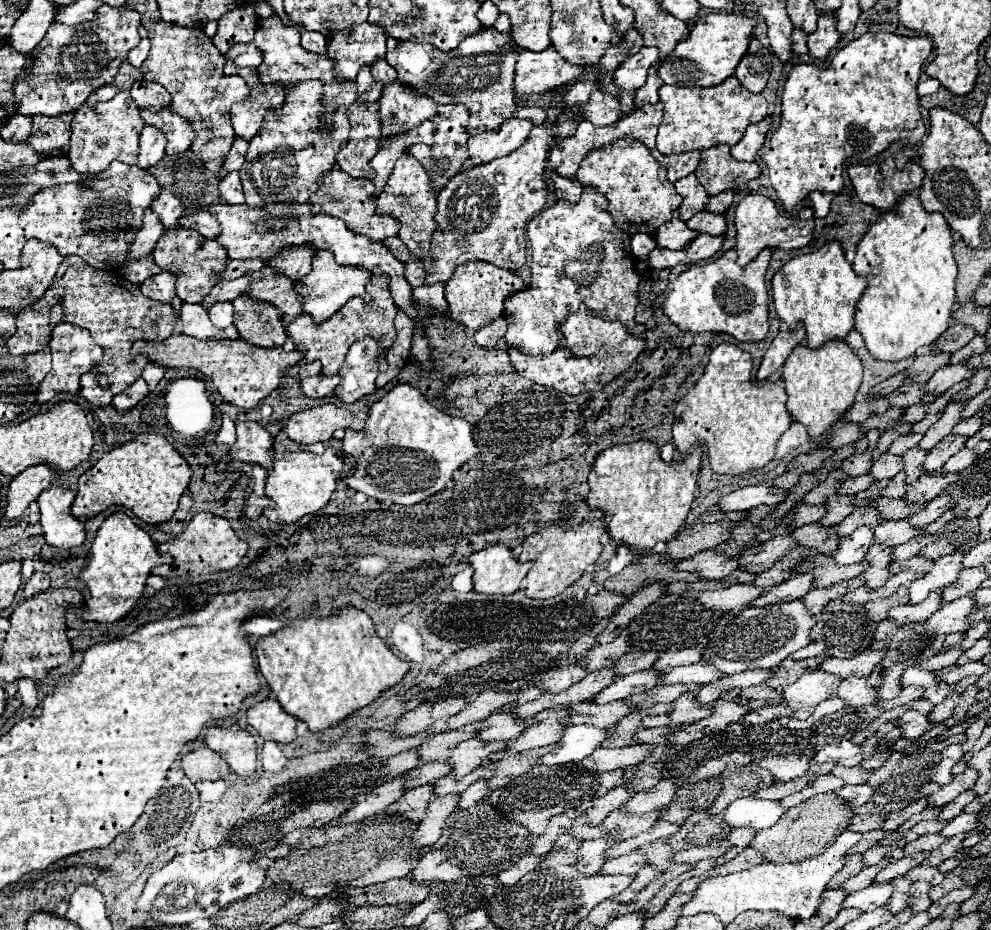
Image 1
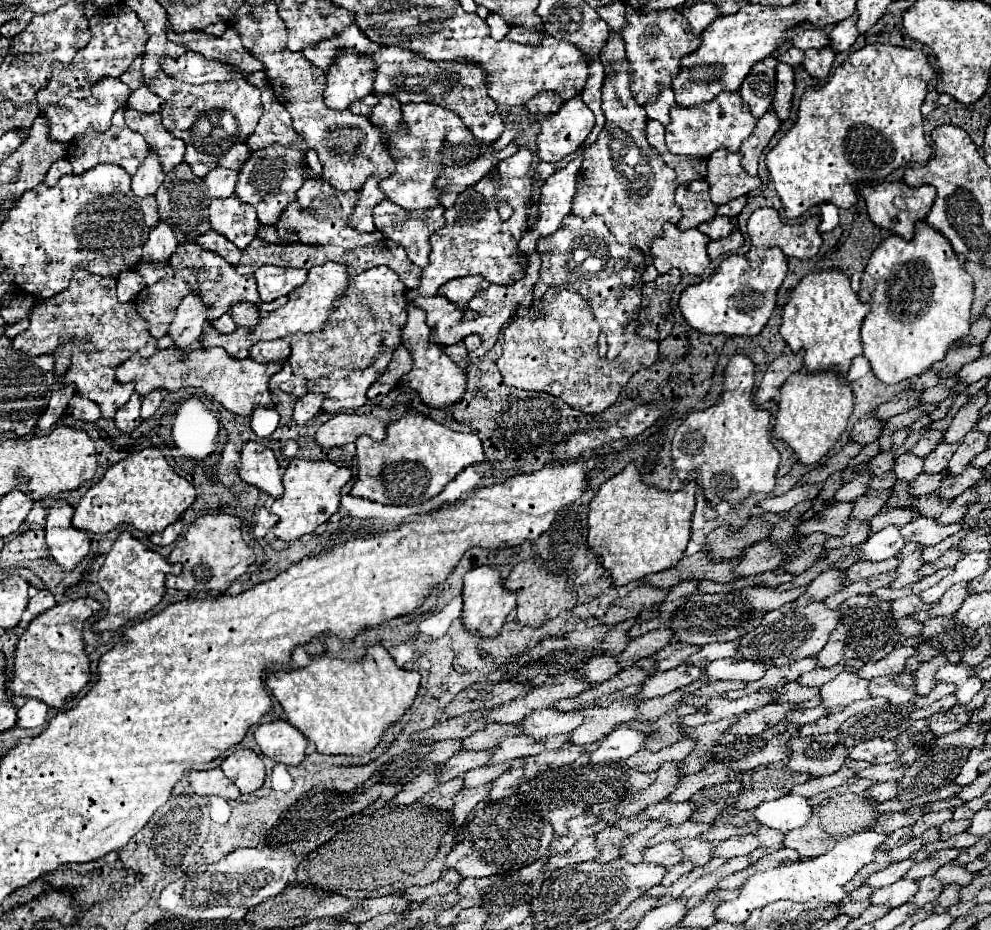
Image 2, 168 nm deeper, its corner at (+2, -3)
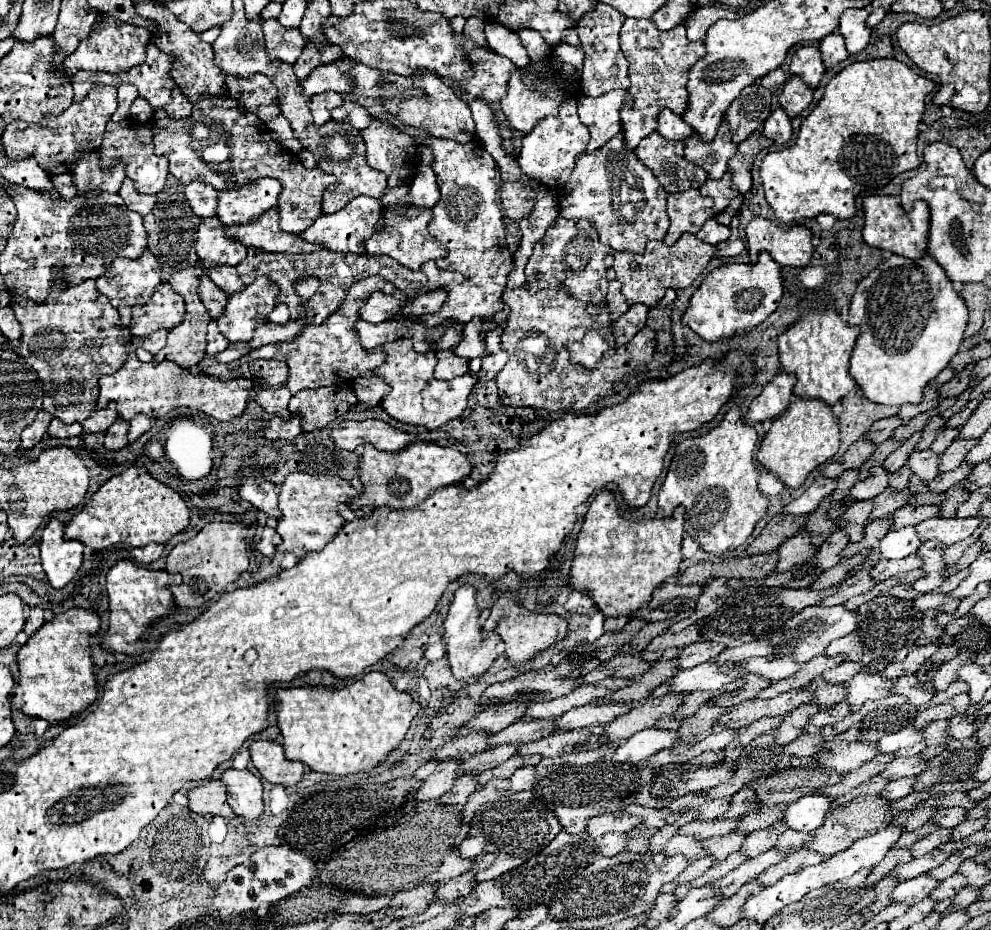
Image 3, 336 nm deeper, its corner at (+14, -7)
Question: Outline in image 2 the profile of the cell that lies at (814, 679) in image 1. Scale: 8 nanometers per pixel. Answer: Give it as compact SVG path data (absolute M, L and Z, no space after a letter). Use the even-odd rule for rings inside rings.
M842 671L838 677L824 683L818 691L820 691L820 707L824 707L828 713L836 713L852 701L866 699L868 681L856 677L850 671Z

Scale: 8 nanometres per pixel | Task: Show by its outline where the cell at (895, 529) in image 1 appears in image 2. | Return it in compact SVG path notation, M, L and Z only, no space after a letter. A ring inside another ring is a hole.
M918 517L912 523L906 523L900 527L902 529L902 537L908 543L922 543L922 545L936 545L938 541L954 535L960 525L952 523L952 525L942 525L936 523L934 519L926 519L926 517Z

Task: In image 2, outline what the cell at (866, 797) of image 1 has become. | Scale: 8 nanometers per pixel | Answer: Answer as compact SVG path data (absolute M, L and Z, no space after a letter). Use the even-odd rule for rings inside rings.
M874 783L872 787L866 789L866 797L868 799L874 799L874 803L882 803L882 801L888 801L892 797L896 797L898 791L896 791L896 783Z

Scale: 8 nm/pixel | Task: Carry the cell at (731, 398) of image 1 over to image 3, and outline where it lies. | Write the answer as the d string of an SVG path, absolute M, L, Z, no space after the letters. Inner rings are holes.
M730 409L710 433L674 445L672 465L658 493L658 507L662 517L670 517L682 505L686 509L684 529L706 553L722 557L748 543L756 523L768 511L768 499L758 491L760 471L752 459L756 441L758 433L744 423L740 409Z

